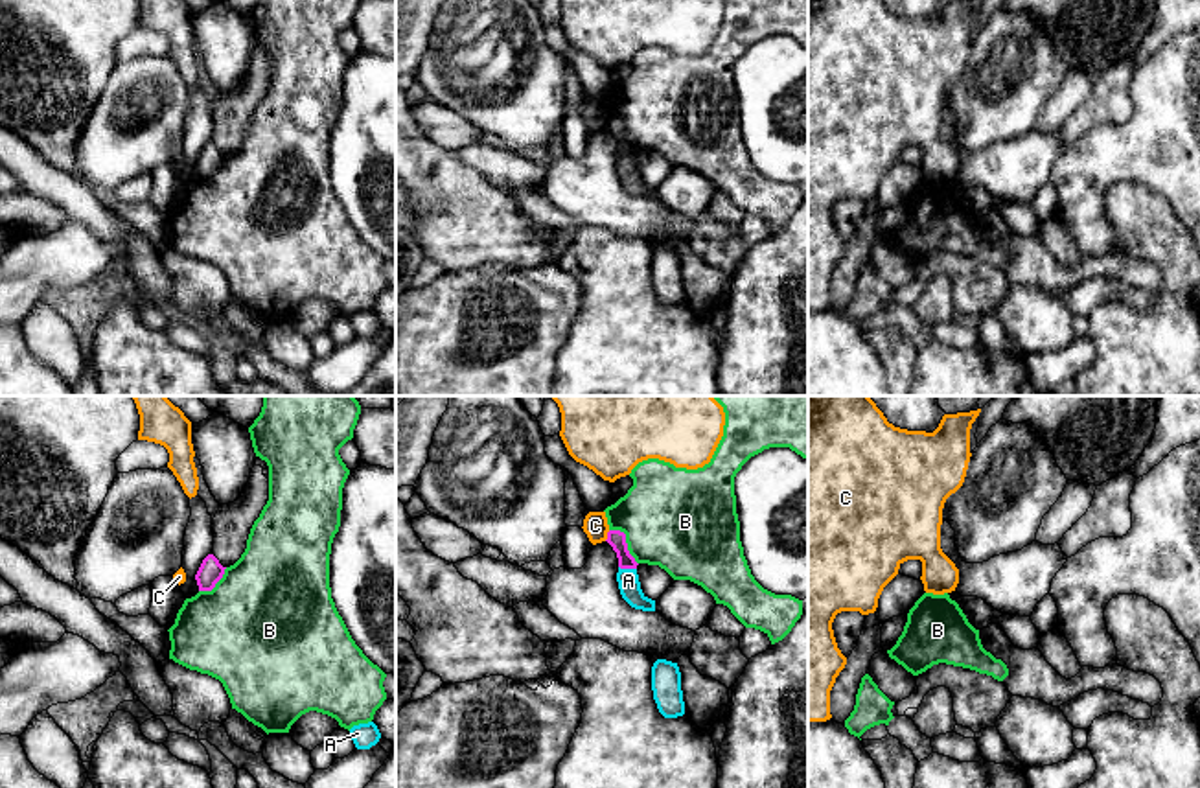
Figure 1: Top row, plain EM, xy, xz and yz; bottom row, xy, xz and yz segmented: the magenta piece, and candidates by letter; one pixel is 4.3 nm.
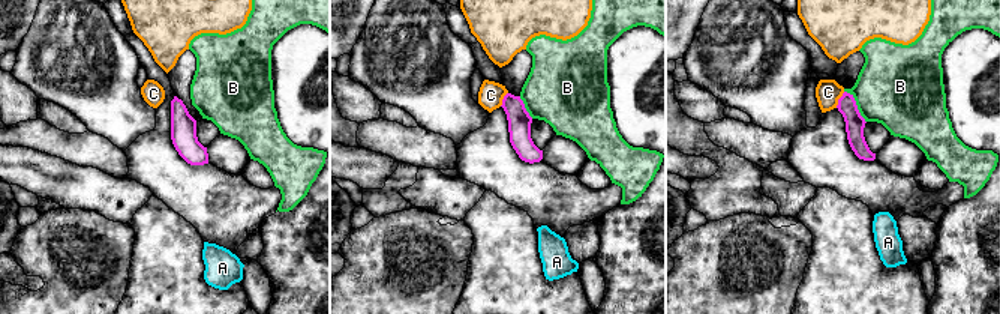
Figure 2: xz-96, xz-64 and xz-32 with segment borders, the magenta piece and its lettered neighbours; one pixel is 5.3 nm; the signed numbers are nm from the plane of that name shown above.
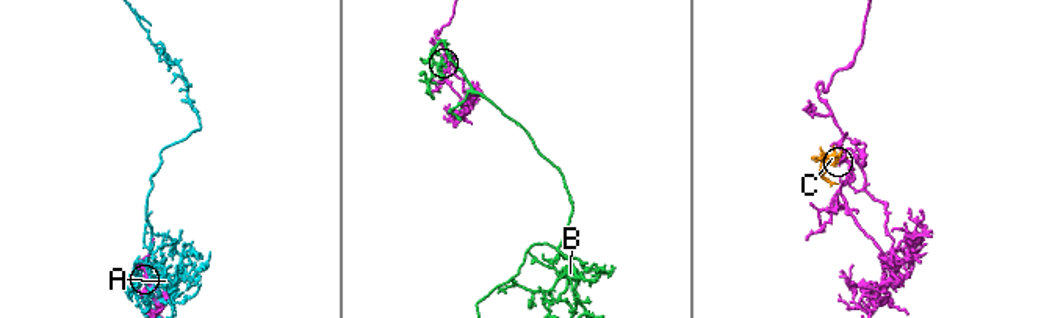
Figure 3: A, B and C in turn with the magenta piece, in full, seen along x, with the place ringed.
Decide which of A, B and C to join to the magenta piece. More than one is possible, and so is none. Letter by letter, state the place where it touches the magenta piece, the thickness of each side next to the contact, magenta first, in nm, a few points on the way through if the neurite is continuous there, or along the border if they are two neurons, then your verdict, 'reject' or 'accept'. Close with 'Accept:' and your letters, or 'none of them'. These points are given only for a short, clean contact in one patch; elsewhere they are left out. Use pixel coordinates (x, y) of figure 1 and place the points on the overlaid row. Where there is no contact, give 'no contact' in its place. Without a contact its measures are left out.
A: meets magenta in xz at (628, 567); 80 nm thick on the magenta side, 100 nm on the other; reject
B: meets magenta in xz at (624, 542); 80 nm thick on the magenta side, 440 nm on the other; reject
C: meets magenta in xz at (608, 536); 80 nm thick on the magenta side, 110 nm on the other; border along xz (610, 531), (604, 540); reject
Accept: none of them

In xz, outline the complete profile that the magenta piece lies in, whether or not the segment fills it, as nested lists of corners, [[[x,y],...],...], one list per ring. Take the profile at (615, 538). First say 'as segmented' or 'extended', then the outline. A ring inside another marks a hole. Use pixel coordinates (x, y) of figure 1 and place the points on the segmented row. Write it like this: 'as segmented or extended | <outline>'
as segmented | [[[609,530],[606,541],[617,552],[618,567],[620,569],[637,569],[639,563],[635,562],[635,558],[628,550],[628,543],[626,543],[626,534],[624,532],[620,532],[620,530]]]

